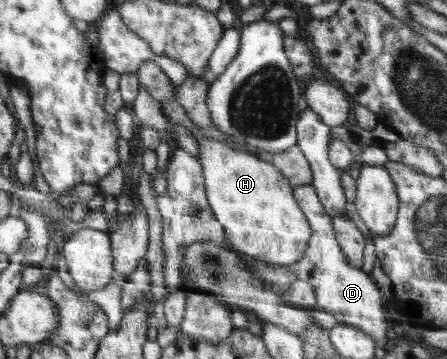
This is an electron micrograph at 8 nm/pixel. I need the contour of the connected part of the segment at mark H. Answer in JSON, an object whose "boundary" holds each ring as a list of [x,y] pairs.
{"boundary":[[[161,100],[161,104],[170,122],[190,130],[198,142],[207,201],[216,220],[224,226],[230,244],[268,264],[297,263],[304,256],[313,230],[280,169],[256,155],[206,137],[178,101]]]}

